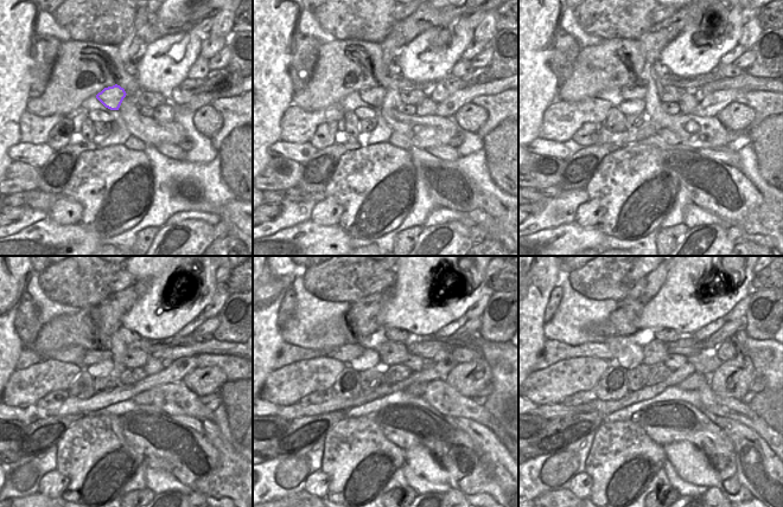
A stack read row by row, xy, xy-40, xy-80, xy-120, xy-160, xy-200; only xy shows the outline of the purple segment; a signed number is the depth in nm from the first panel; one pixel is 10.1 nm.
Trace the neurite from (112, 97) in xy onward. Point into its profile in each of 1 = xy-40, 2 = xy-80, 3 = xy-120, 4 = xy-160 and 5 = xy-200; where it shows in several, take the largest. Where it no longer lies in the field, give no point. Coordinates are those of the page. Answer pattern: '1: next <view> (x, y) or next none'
1: next xy-40 (374, 96)
2: next xy-80 (629, 92)
3: next xy-120 (89, 357)
4: next xy-160 (290, 353)
5: next xy-200 (553, 351)

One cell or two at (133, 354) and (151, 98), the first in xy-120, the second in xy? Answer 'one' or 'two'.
one

